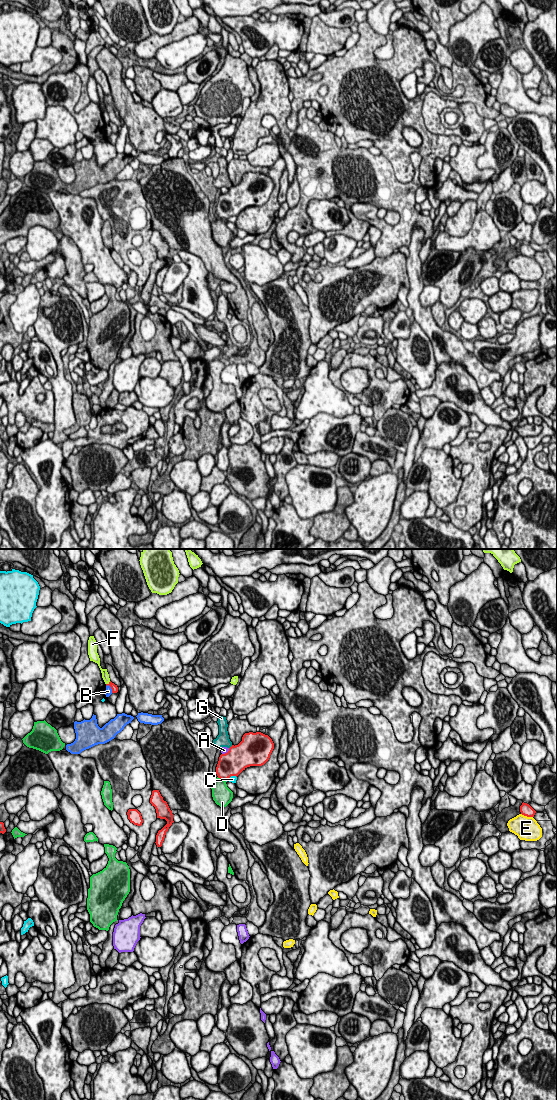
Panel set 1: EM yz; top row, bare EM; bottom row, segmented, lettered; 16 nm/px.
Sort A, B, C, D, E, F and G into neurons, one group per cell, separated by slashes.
A / B D / C / E / F / G

